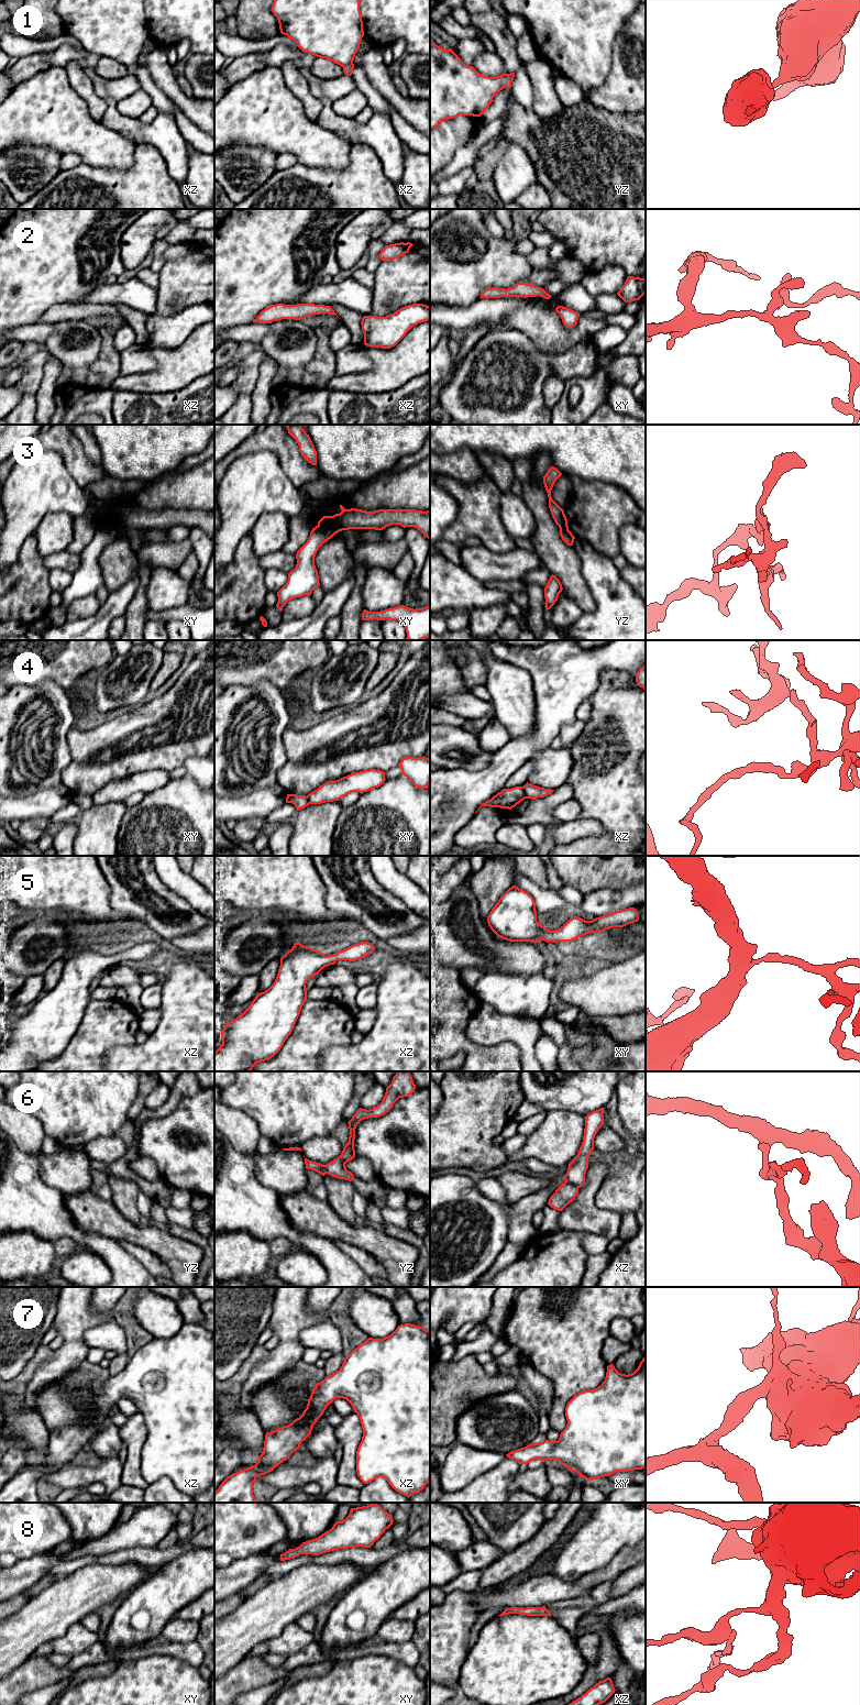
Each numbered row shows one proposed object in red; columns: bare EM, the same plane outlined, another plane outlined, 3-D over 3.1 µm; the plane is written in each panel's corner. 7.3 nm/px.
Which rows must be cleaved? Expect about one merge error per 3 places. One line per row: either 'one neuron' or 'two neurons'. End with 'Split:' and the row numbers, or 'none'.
1: one neuron
2: one neuron
3: two neurons
4: two neurons
5: one neuron
6: two neurons
7: one neuron
8: one neuron
Split: 3, 4, 6

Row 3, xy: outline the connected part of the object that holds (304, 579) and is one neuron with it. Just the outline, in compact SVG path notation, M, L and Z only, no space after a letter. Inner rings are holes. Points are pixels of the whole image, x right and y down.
M319 526L312 528L307 542L297 551L296 568L288 573L287 583L277 592L276 607L282 612L288 601L304 595L311 595L320 586L315 557L319 548L334 536Z

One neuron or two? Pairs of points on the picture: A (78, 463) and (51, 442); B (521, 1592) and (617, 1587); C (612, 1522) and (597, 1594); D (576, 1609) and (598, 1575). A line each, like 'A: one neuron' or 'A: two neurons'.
A: one neuron
B: two neurons
C: two neurons
D: two neurons

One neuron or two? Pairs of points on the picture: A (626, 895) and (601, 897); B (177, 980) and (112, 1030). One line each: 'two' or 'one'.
A: one
B: two

